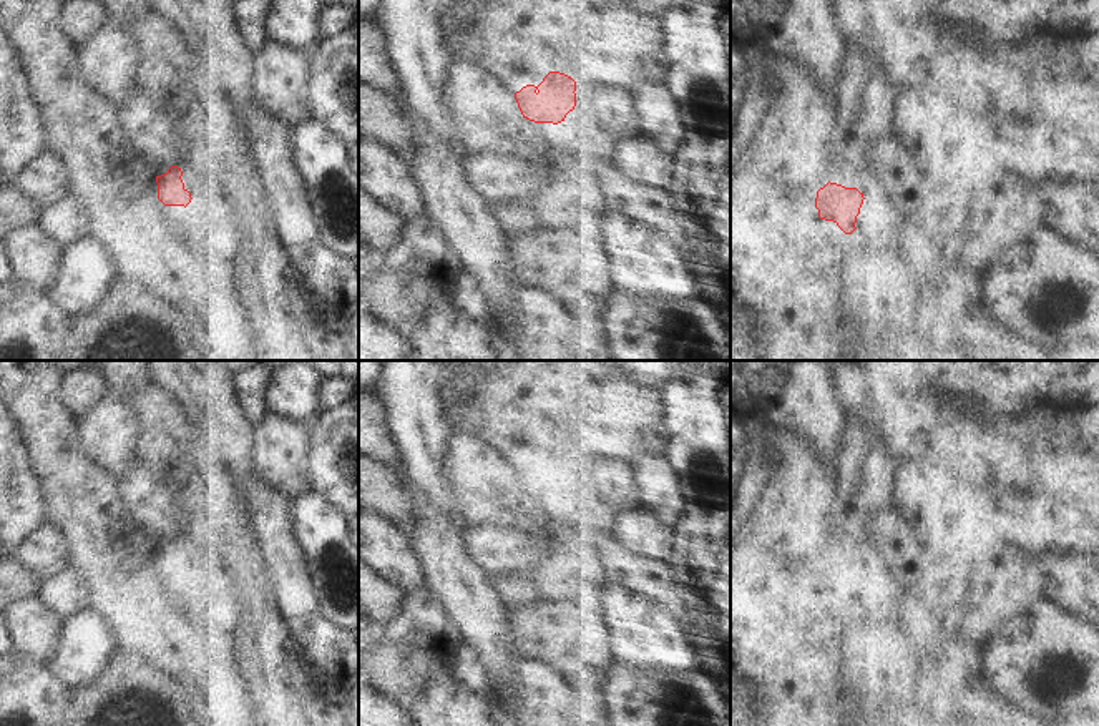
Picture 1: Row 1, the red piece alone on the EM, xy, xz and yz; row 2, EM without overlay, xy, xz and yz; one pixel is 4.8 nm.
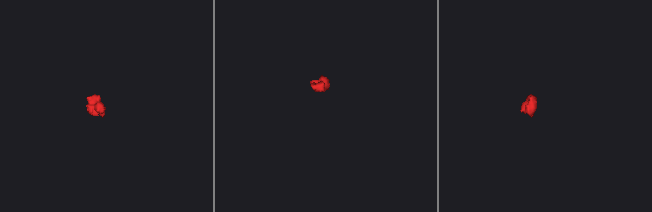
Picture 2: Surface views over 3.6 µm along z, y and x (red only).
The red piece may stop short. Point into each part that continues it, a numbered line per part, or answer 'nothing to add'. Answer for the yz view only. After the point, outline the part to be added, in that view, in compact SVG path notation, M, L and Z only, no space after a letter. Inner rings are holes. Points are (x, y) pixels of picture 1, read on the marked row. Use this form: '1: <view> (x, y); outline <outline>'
1: yz (888, 221); outline M865 198L855 228L862 223L882 241L910 244L918 223L890 198Z

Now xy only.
1: xy (196, 213); outline M193 199L186 206L186 216L193 223L193 226L201 231L204 236L208 236L208 214L206 206L196 204Z

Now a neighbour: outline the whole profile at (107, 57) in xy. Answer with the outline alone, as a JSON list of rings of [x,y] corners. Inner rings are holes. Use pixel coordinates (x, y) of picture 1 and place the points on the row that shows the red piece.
[[[105,22],[91,30],[75,52],[85,83],[115,108],[136,86],[141,53],[128,32]]]

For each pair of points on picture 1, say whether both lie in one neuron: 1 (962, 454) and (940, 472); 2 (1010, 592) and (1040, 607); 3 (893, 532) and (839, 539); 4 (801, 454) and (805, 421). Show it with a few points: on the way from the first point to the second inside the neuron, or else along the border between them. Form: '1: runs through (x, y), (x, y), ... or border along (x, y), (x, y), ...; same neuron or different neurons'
1: border along (923, 442), (935, 449), (952, 470); different neurons
2: border along (1040, 588), (1000, 605), (990, 622); different neurons
3: border along (872, 510), (867, 557), (862, 564); different neurons
4: border along (782, 429), (797, 432), (814, 454), (829, 466); different neurons

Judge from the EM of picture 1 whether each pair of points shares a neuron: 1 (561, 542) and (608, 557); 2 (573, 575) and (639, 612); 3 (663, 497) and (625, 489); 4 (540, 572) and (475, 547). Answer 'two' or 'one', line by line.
1: one
2: two
3: two
4: one

